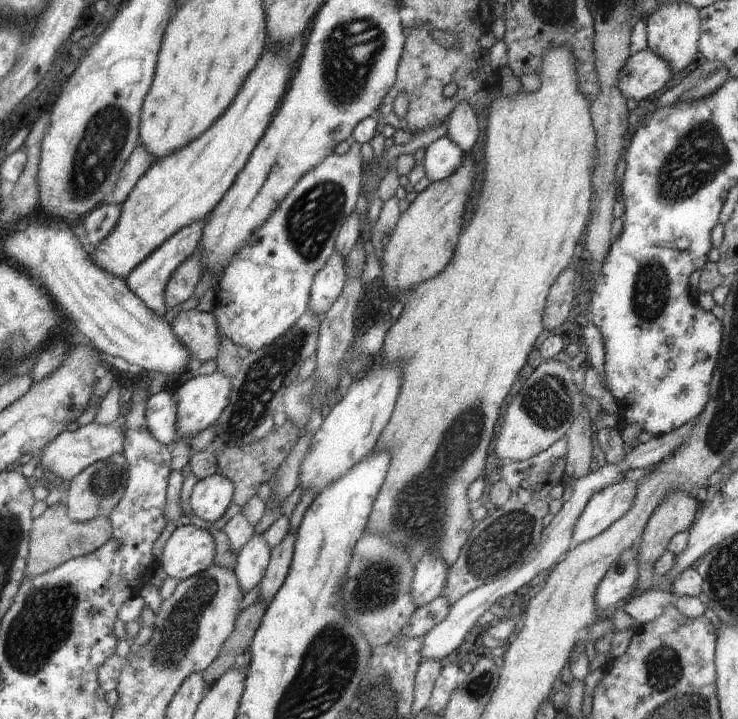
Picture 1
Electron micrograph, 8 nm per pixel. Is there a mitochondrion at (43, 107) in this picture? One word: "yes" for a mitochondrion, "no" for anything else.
no

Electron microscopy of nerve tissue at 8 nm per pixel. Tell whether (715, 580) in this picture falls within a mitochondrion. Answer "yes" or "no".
yes

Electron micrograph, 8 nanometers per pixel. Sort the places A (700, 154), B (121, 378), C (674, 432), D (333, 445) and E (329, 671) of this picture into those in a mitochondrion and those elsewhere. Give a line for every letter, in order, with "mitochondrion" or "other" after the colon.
A: mitochondrion
B: other
C: other
D: other
E: mitochondrion

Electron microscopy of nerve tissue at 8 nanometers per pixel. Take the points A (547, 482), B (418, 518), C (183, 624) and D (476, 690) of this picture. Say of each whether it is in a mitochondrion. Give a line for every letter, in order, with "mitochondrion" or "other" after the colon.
A: other
B: mitochondrion
C: mitochondrion
D: mitochondrion

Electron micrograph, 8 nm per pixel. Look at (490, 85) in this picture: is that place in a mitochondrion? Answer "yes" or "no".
no

